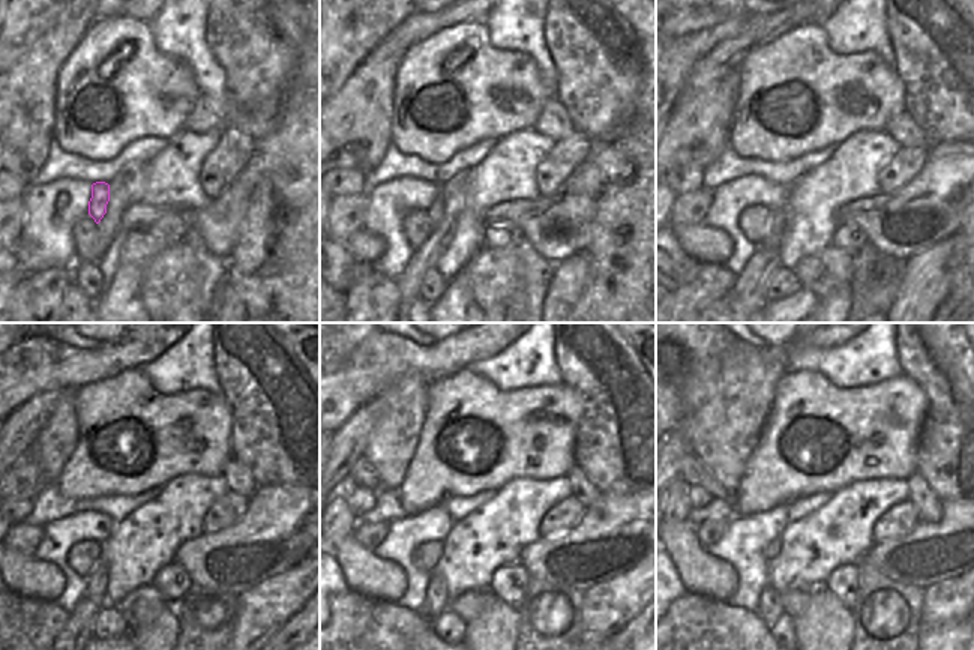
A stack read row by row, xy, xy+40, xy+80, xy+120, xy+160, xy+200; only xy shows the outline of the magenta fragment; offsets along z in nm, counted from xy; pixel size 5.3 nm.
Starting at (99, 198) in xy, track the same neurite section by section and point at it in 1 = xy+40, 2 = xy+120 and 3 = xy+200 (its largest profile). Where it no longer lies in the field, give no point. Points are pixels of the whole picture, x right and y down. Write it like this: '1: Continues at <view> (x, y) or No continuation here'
1: Continues at xy+40 (435, 210)
2: Continues at xy+120 (98, 580)
3: Continues at xy+200 (770, 608).

